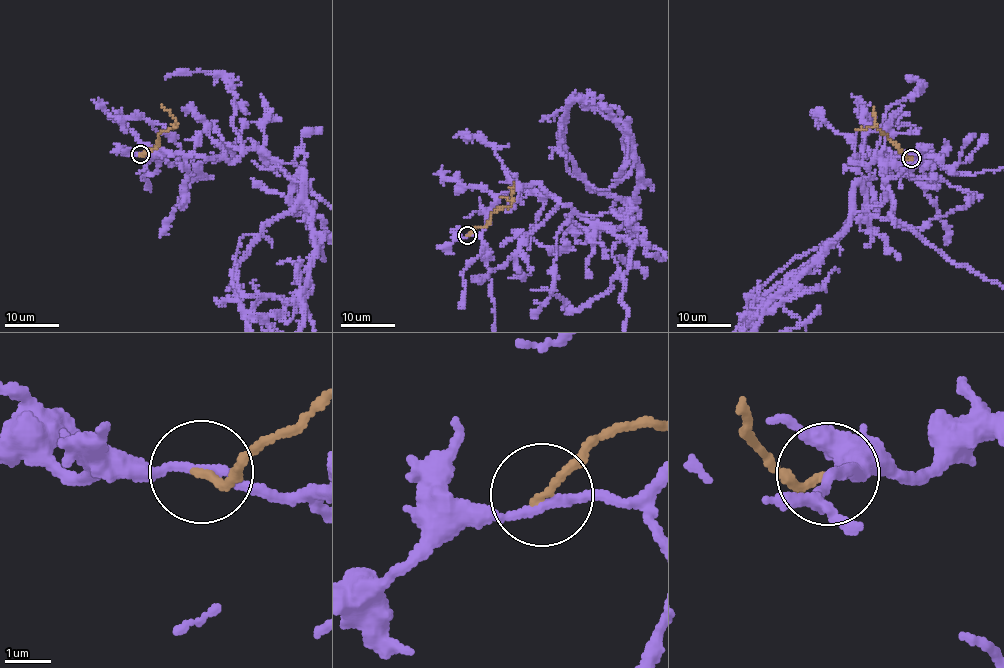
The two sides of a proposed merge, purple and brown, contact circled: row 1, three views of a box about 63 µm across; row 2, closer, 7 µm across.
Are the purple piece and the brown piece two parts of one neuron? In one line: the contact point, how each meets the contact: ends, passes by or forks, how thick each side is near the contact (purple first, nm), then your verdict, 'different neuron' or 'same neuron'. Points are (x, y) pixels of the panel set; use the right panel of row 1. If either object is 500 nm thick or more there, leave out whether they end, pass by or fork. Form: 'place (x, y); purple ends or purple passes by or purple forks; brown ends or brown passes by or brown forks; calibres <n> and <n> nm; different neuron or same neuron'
place (911, 158); purple passes by; brown ends; calibres 190 and 170 nm; different neuron

